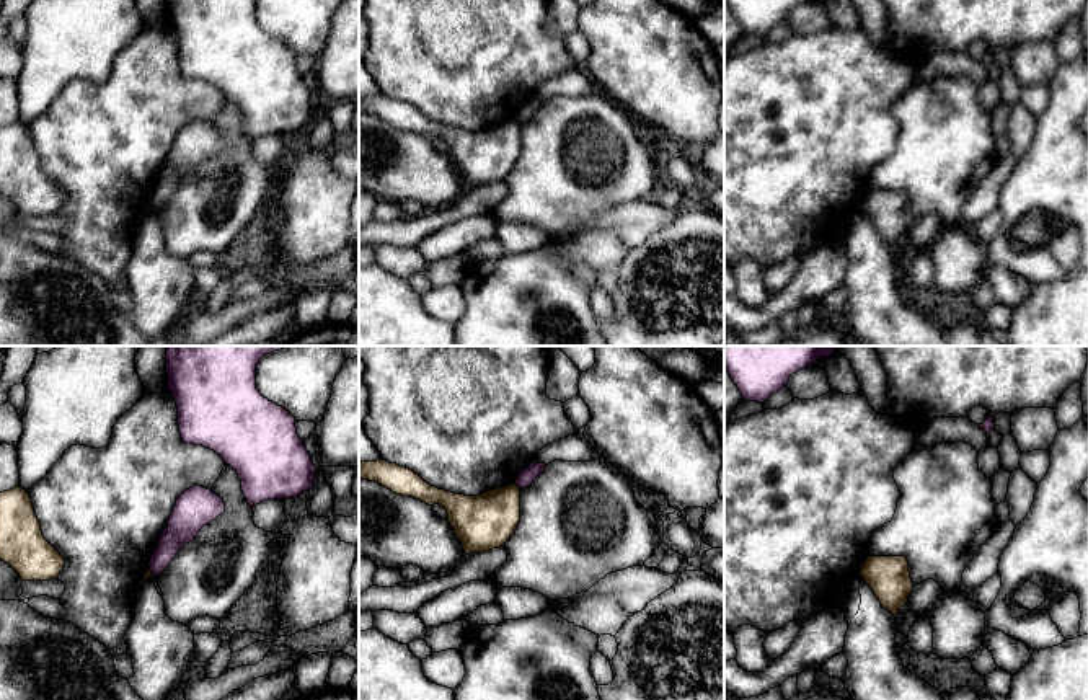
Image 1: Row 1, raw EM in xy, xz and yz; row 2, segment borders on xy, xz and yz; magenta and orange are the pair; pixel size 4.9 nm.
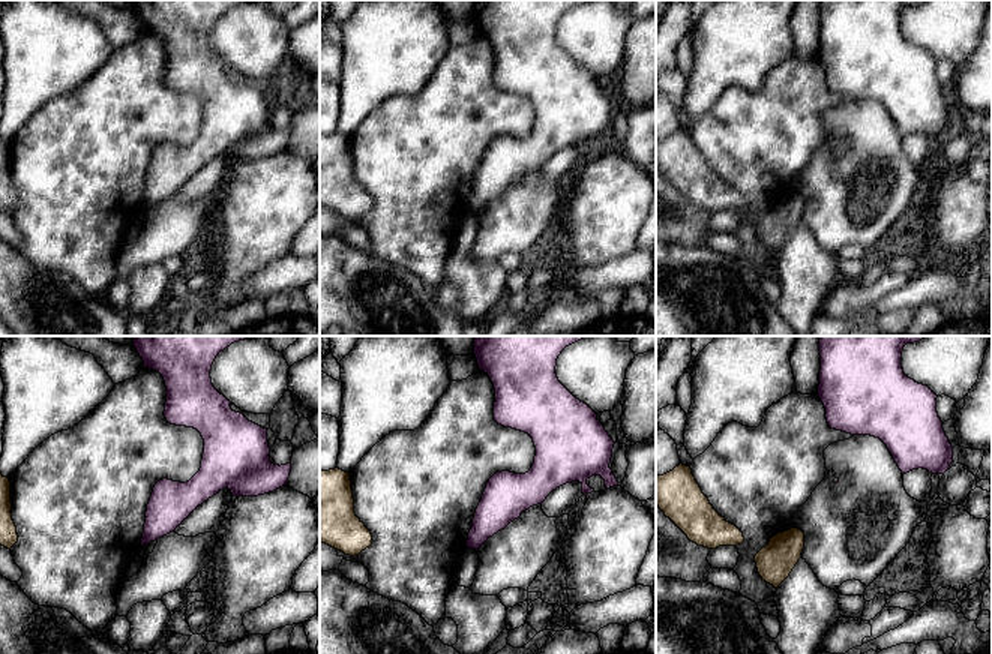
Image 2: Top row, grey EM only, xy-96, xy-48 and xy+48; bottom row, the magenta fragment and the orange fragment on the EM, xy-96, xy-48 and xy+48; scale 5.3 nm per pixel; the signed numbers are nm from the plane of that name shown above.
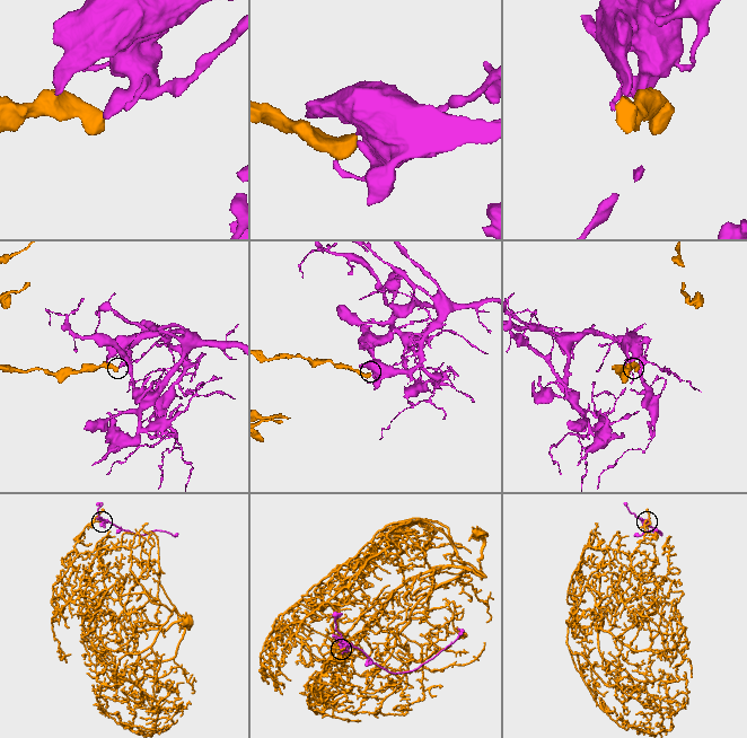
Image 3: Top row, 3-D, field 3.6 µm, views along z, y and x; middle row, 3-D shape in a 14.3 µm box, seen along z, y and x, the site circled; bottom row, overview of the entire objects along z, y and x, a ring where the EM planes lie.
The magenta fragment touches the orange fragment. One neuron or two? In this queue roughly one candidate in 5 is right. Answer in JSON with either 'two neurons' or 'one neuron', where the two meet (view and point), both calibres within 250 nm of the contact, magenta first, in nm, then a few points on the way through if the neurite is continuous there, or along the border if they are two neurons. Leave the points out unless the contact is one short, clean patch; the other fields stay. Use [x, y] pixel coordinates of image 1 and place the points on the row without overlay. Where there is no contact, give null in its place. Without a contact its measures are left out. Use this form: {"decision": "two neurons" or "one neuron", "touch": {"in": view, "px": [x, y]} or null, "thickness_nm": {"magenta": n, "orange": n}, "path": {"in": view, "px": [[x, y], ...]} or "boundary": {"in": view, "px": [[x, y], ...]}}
{"decision": "two neurons", "touch": {"in": "xz", "px": [517, 119]}, "thickness_nm": {"magenta": 80, "orange": 280}, "boundary": {"in": "xz", "px": [[514, 118], [521, 123]]}}

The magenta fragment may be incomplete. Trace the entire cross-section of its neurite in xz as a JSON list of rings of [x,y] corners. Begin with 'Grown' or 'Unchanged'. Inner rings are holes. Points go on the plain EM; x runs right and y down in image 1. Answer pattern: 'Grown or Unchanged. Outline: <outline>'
Unchanged. Outline: [[[532,96],[527,103],[524,103],[517,114],[515,114],[515,119],[524,124],[527,121],[530,121],[537,111],[545,104],[545,98],[538,98],[538,96]]]

